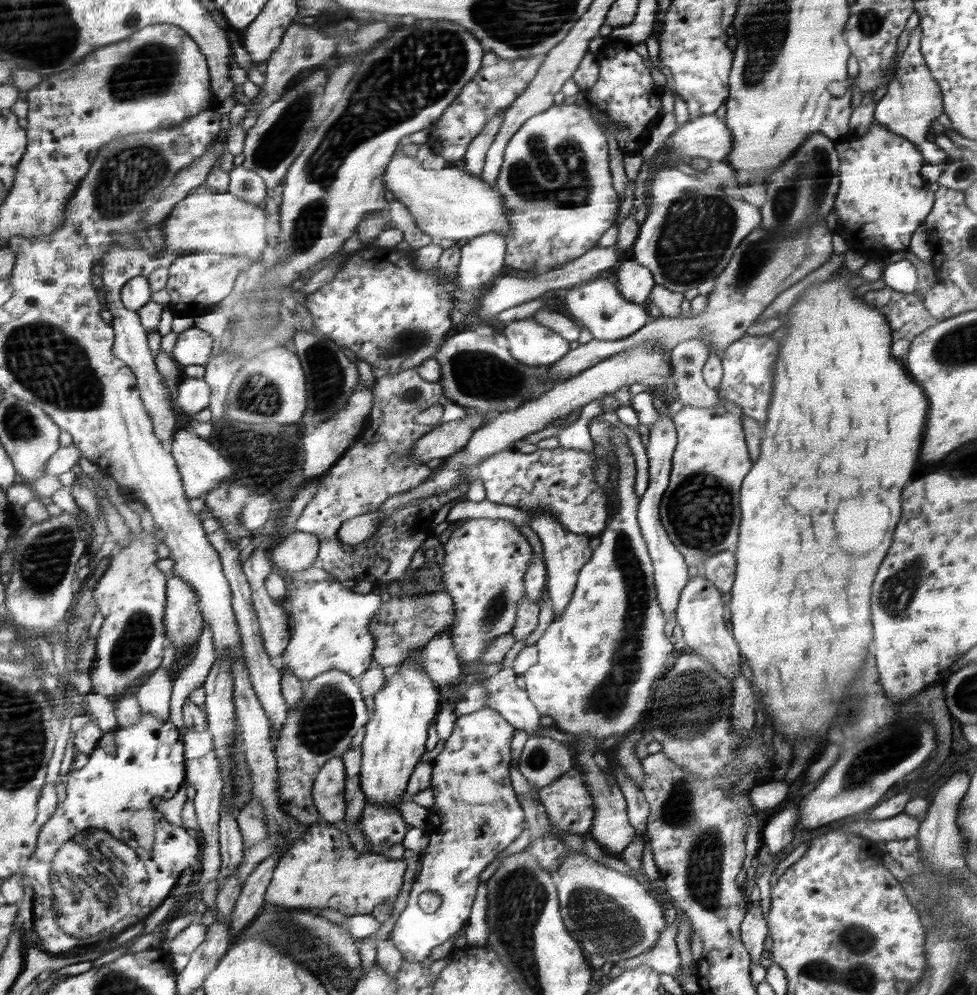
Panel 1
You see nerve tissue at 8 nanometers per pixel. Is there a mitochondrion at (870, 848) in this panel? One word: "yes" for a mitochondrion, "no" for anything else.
no

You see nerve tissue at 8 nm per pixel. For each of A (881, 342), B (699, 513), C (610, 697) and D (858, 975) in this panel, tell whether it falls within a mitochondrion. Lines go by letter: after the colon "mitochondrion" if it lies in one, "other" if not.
A: other
B: mitochondrion
C: mitochondrion
D: mitochondrion

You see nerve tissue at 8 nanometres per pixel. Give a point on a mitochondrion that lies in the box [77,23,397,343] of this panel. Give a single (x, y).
(126, 176)

